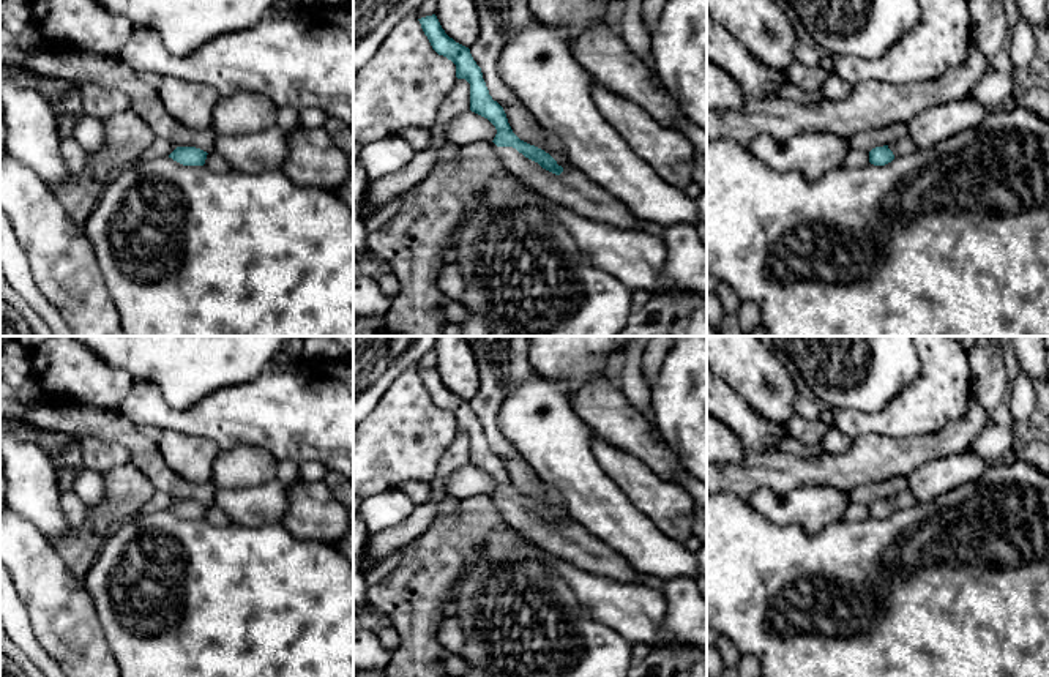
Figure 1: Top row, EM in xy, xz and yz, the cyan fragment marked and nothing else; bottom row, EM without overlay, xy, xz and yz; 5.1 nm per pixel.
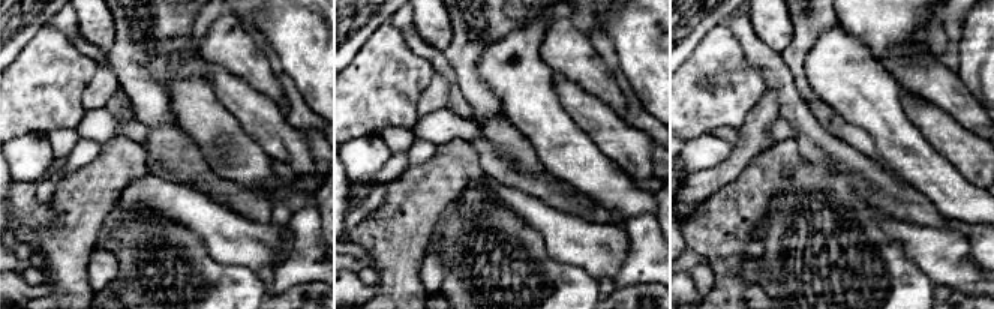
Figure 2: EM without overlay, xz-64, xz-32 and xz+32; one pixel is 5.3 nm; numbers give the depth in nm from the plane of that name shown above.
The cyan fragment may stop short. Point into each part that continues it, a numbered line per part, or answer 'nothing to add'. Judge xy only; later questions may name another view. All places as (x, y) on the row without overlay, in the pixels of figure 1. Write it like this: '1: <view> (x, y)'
1: xy (160, 501)

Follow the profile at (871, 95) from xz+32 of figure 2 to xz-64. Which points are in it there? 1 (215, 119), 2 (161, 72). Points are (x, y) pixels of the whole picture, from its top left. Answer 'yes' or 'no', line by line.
1: yes
2: yes

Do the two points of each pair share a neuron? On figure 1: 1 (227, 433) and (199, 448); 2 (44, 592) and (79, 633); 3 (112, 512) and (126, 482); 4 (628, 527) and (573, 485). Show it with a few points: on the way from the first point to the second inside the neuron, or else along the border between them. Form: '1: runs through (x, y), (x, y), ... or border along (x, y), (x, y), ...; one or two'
1: border along (175, 431), (212, 439), (221, 448); two
2: runs through (54, 602), (70, 624); one
3: runs through (120, 504), (126, 489); one
4: runs through (614, 519), (587, 493); one

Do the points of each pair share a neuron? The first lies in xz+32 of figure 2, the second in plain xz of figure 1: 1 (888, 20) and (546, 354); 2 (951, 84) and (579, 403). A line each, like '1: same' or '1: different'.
1: same
2: same

